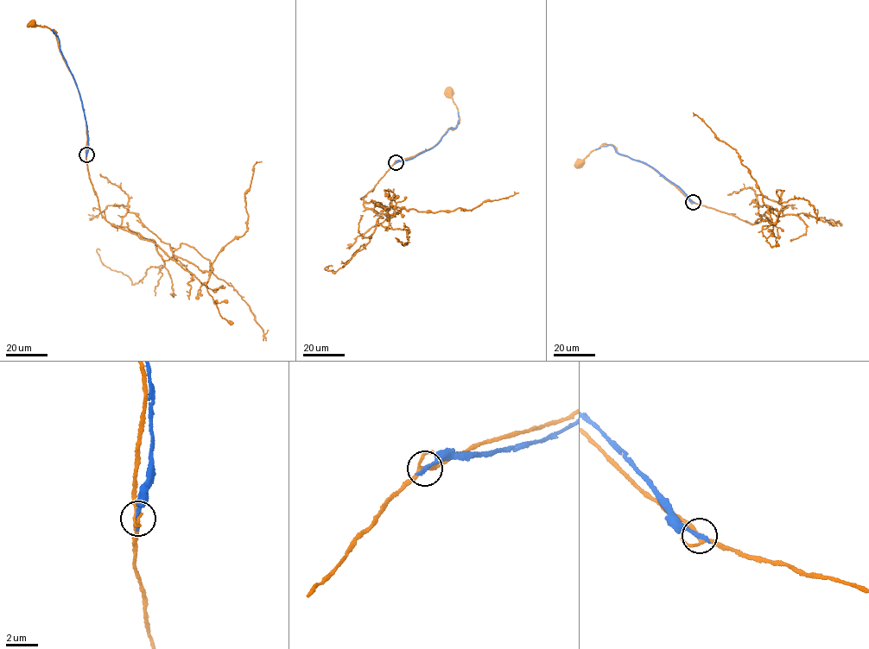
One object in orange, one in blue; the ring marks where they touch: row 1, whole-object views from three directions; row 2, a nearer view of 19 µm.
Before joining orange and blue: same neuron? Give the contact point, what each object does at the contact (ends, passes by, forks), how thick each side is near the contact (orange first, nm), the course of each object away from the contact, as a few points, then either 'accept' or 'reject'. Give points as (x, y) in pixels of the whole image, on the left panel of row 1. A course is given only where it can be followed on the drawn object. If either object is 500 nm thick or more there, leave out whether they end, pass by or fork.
(86, 154) | orange forks | blue ends | 200/300 nm | orange via (86, 154), (85, 121), (82, 103), (60, 50), (53, 33), (56, 32), (45, 26), (33, 25) | blue via (86, 154), (88, 138), (79, 91), (62, 54), (58, 38), (51, 29) | reject

